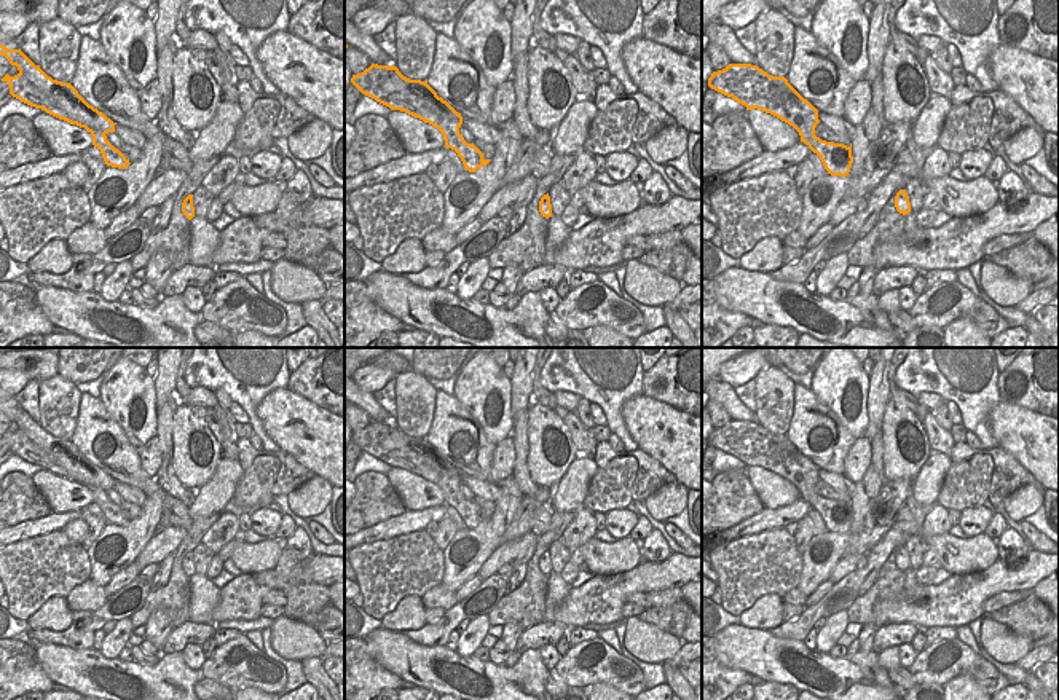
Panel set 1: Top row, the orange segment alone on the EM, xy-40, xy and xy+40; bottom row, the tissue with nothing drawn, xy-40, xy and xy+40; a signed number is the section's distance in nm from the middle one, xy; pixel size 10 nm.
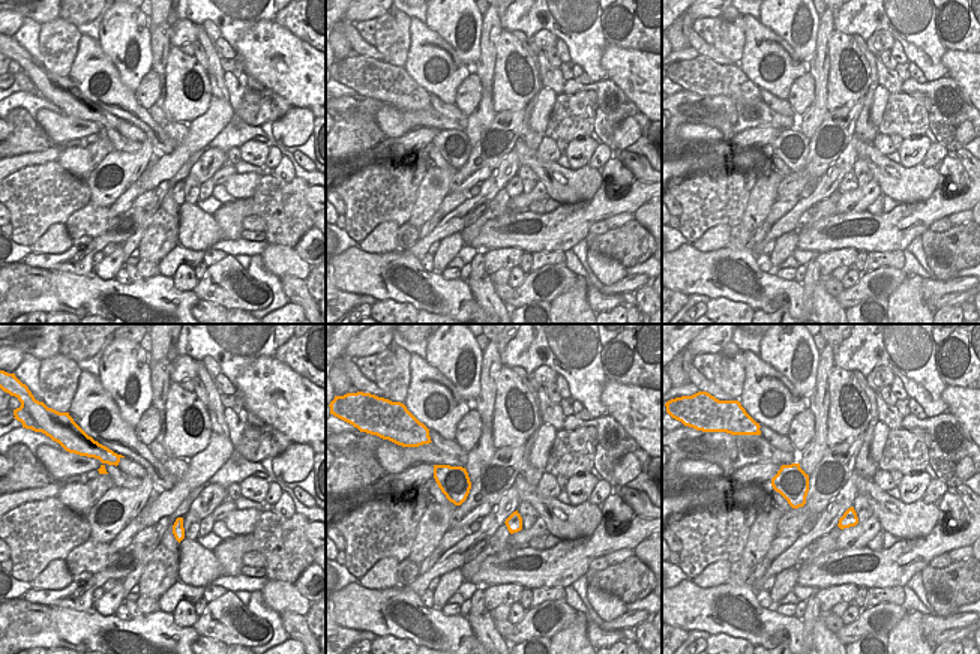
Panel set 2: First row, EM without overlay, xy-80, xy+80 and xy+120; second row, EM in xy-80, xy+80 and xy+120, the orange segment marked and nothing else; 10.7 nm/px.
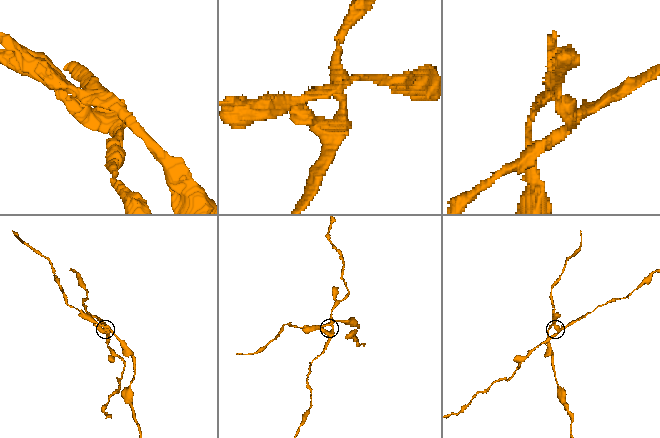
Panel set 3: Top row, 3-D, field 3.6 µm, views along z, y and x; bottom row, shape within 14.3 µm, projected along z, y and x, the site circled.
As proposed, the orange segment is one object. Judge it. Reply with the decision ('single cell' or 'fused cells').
fused cells

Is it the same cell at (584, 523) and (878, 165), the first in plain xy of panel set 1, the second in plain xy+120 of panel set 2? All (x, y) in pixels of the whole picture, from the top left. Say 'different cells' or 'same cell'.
different cells

